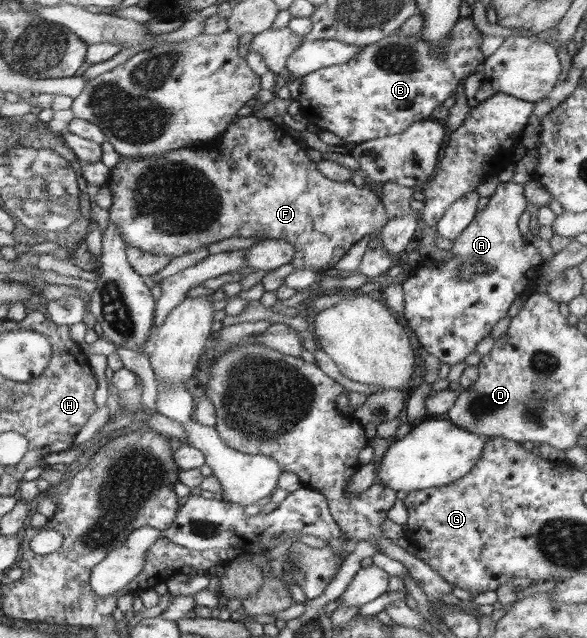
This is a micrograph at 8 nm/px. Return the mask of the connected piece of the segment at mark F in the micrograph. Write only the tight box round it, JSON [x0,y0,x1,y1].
[108,114,390,271]

